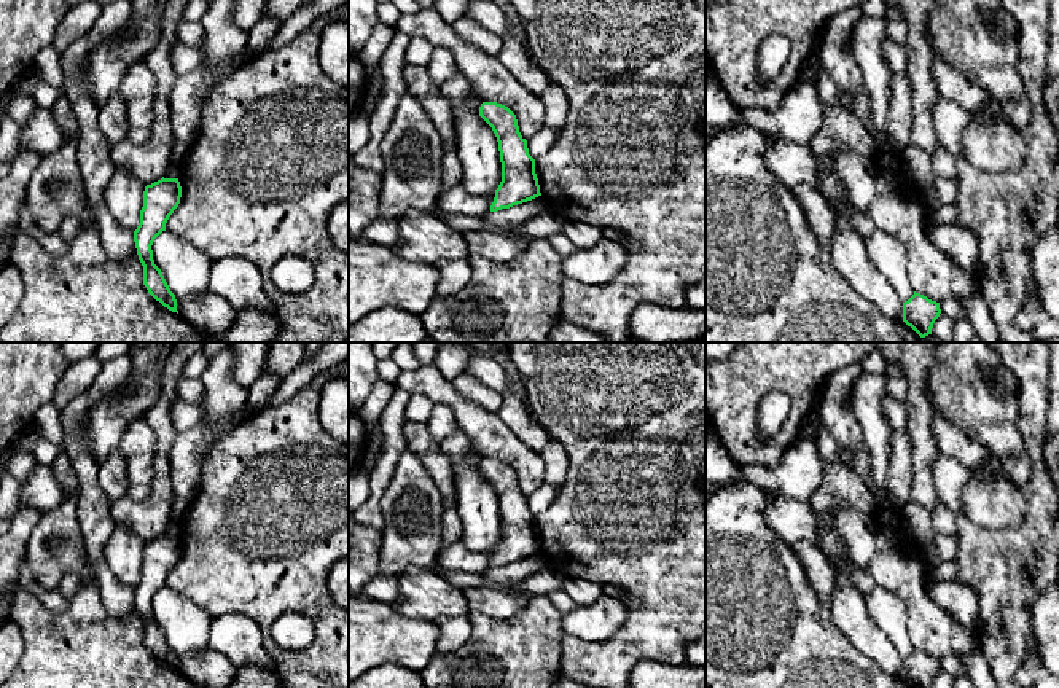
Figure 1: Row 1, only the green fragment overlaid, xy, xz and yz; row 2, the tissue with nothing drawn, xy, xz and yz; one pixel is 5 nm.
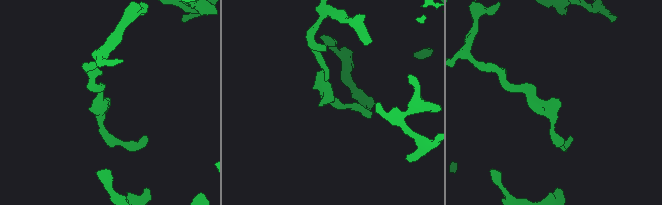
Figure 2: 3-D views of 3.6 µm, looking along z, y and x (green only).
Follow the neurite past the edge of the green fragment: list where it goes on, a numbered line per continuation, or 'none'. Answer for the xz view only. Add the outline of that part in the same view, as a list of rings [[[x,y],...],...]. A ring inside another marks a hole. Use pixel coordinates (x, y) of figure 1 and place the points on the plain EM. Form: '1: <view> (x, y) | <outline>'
none

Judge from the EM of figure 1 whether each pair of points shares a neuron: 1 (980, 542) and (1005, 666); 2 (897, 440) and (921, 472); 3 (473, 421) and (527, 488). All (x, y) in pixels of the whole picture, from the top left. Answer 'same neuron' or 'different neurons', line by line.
1: same neuron
2: different neurons
3: same neuron

